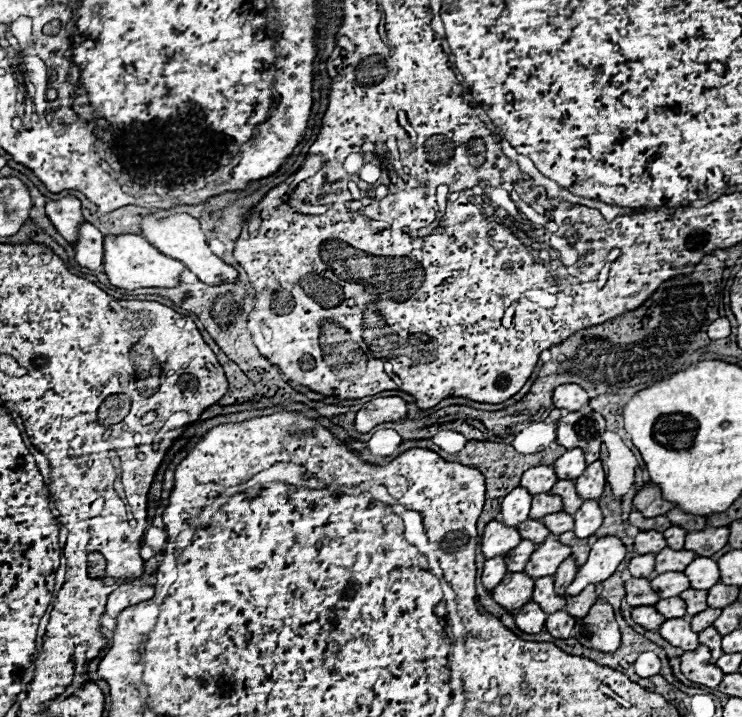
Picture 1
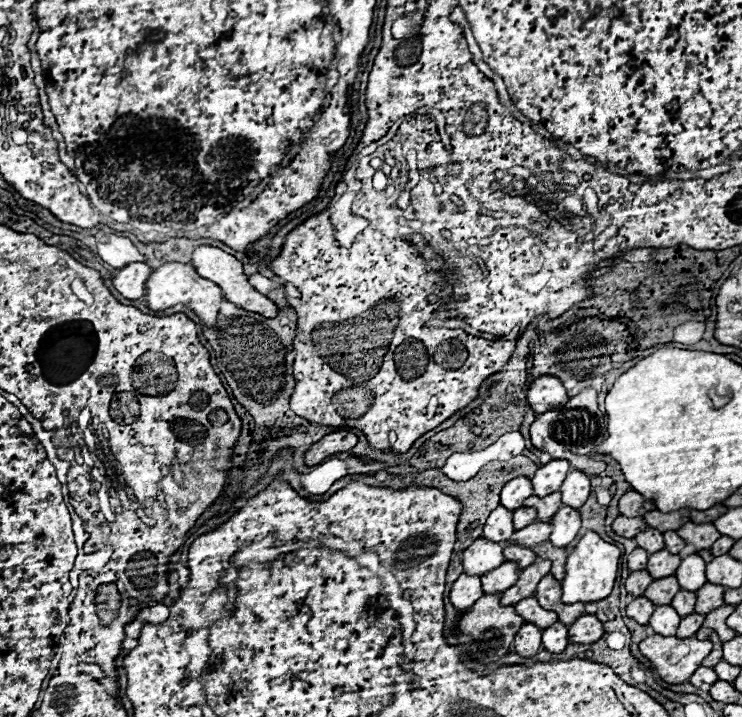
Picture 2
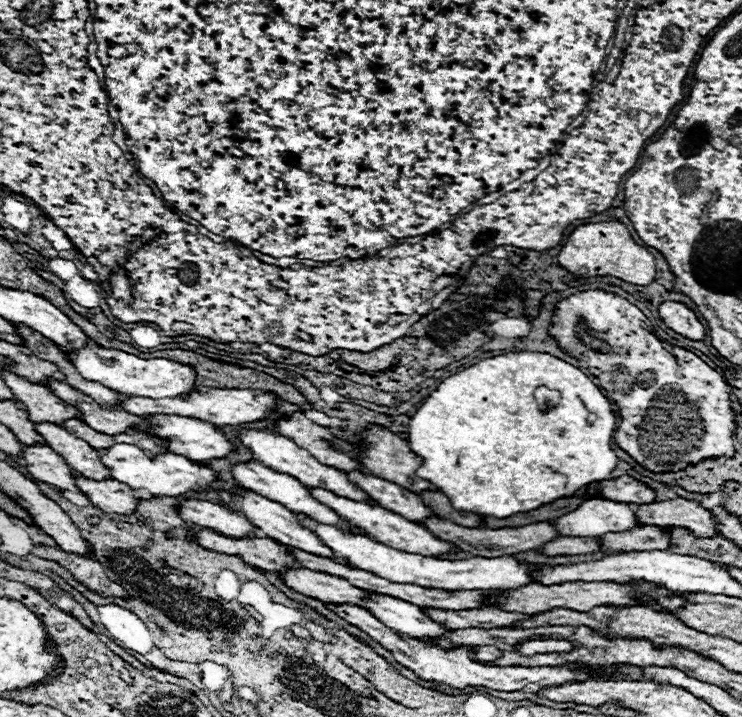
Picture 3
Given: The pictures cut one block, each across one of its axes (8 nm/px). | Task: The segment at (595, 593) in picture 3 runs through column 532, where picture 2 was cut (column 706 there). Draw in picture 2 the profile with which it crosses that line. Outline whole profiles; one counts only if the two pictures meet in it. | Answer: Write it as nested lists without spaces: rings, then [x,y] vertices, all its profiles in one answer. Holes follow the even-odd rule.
[[[704,584],[698,592],[696,592],[696,612],[698,614],[708,614],[716,608],[720,608],[724,604],[724,588],[720,586],[712,586],[712,584]]]

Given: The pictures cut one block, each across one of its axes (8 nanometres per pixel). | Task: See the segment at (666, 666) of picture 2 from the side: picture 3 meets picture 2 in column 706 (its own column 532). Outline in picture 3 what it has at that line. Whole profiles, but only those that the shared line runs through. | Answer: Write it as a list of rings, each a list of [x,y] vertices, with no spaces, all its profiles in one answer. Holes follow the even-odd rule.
[[[530,640],[524,642],[518,650],[524,656],[534,656],[540,652],[570,652],[572,644],[566,640]]]

